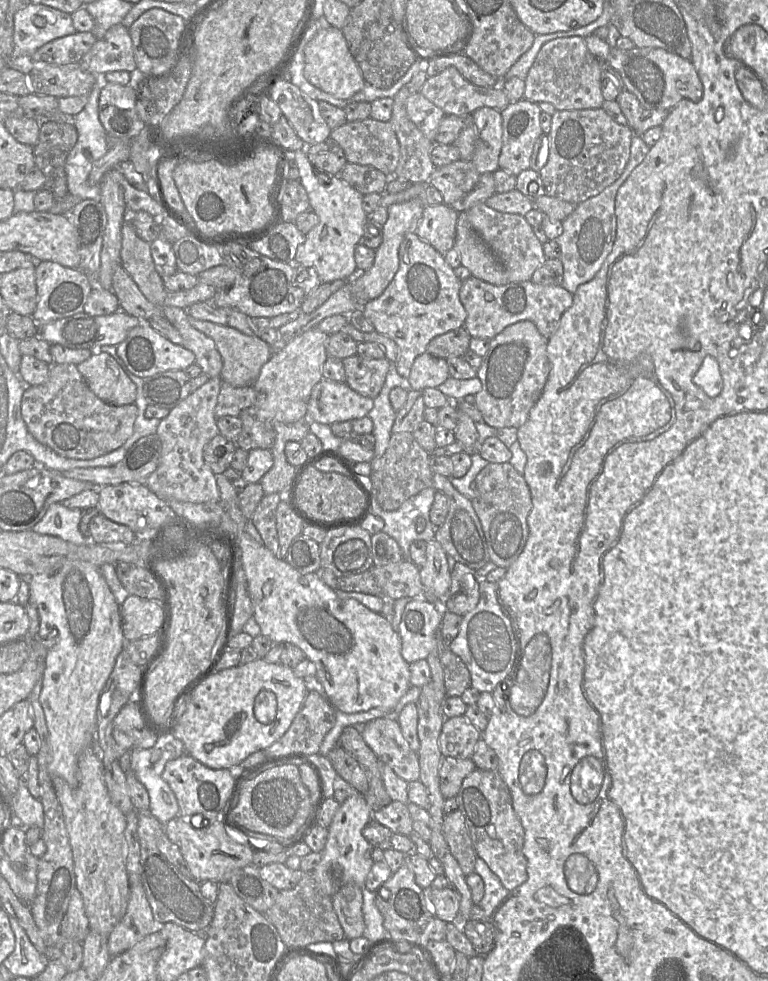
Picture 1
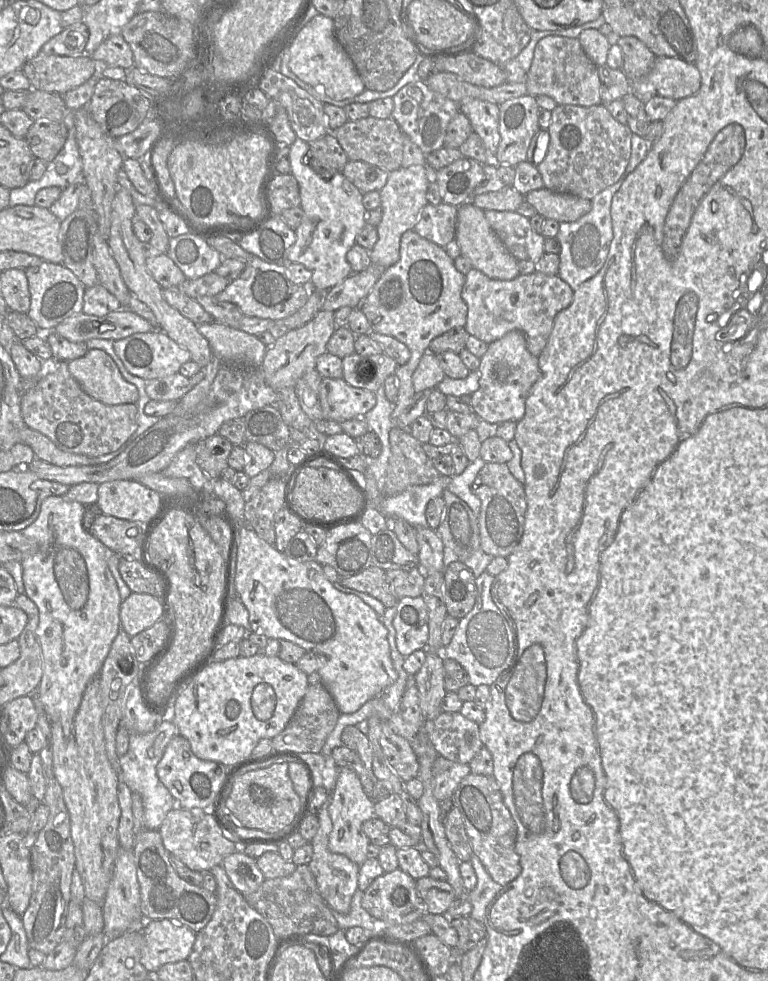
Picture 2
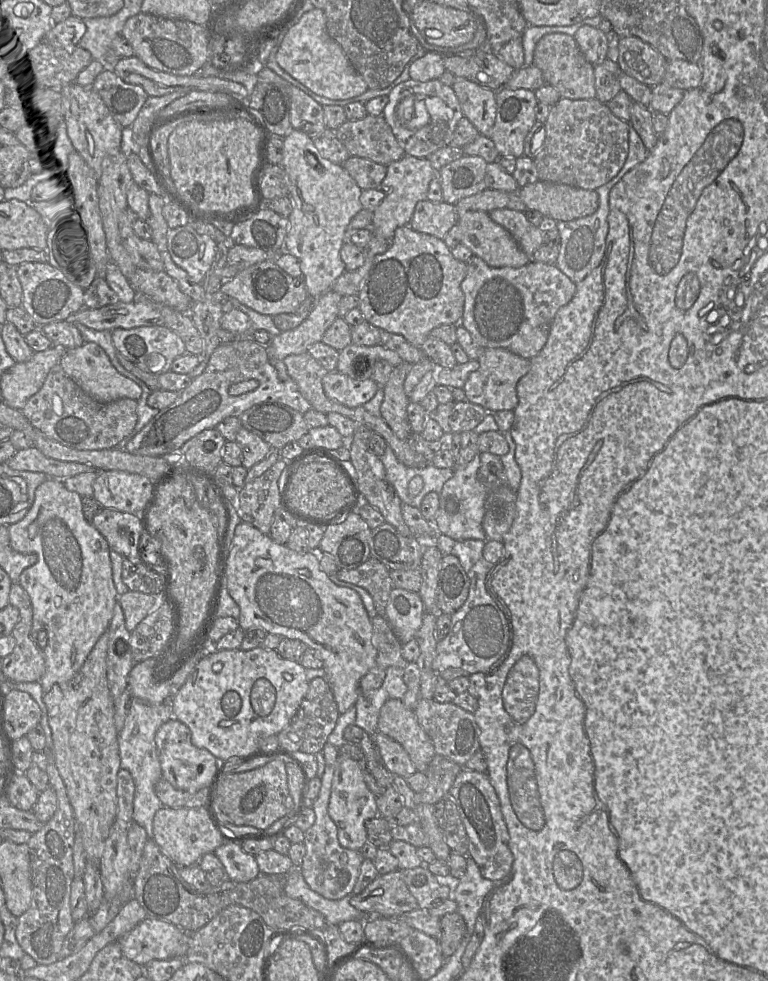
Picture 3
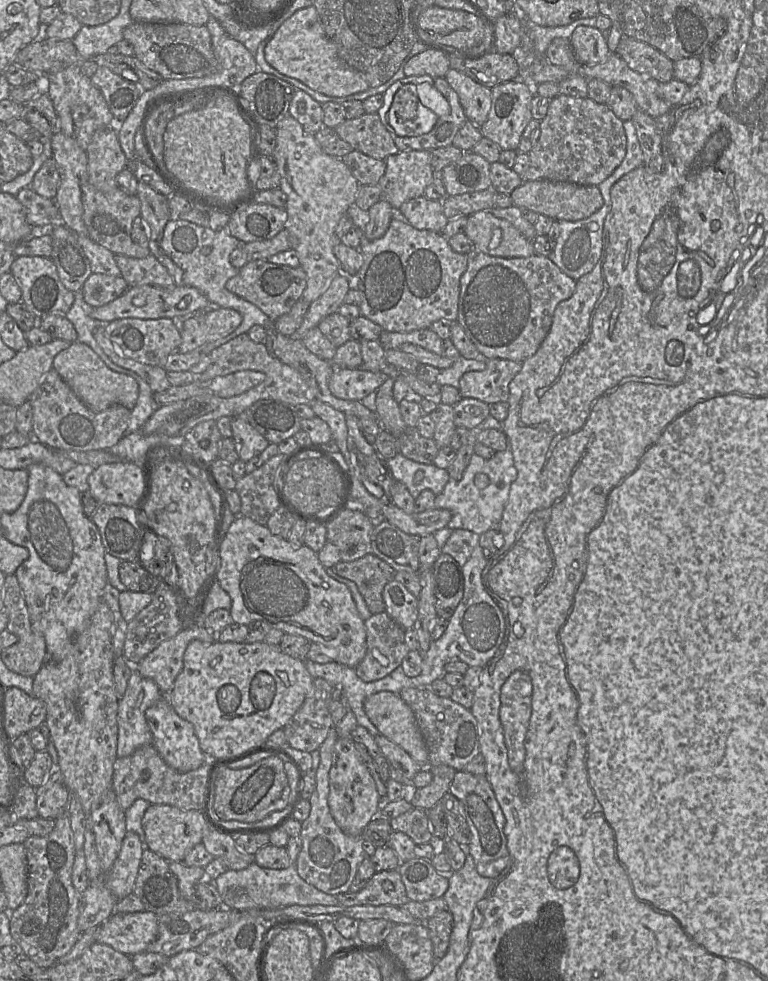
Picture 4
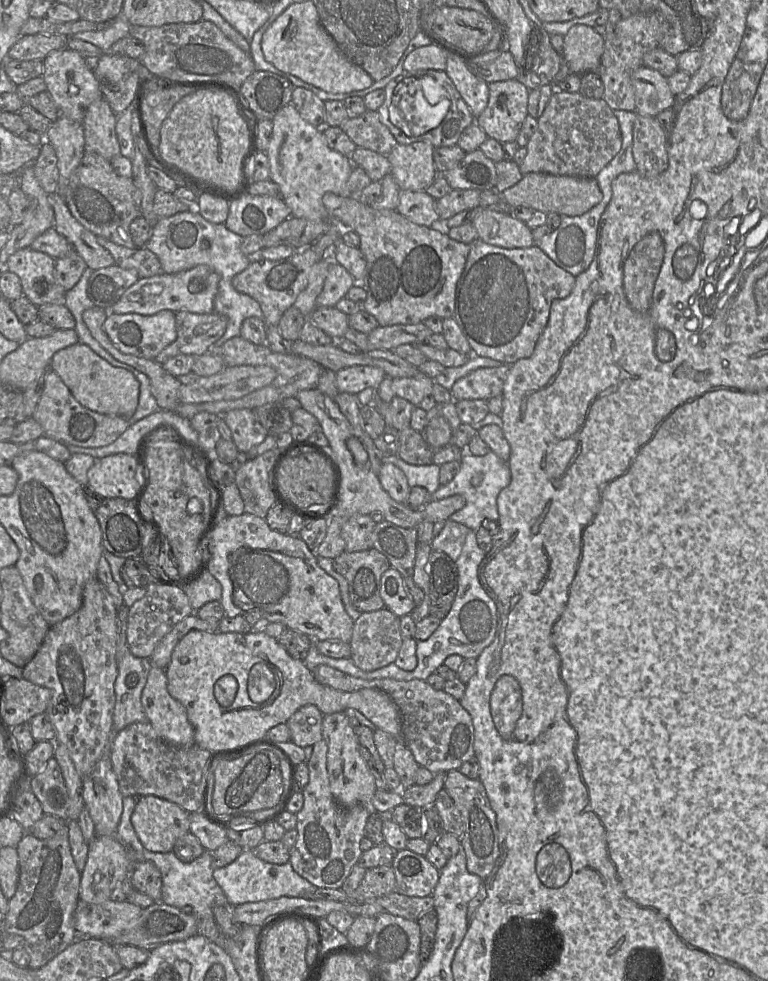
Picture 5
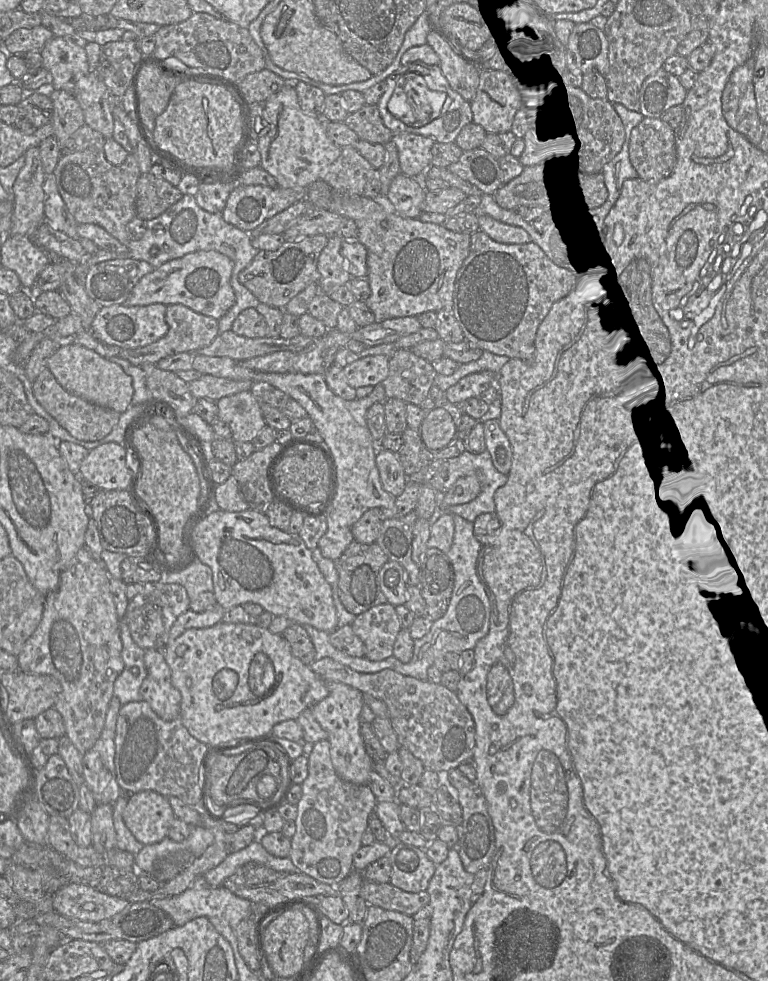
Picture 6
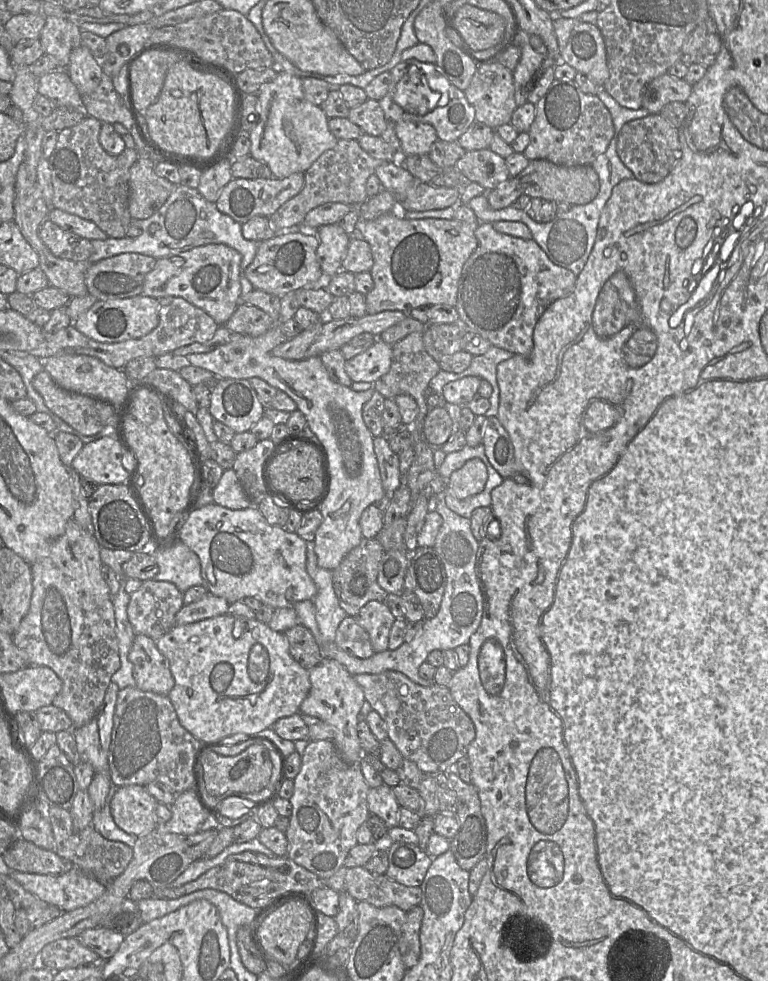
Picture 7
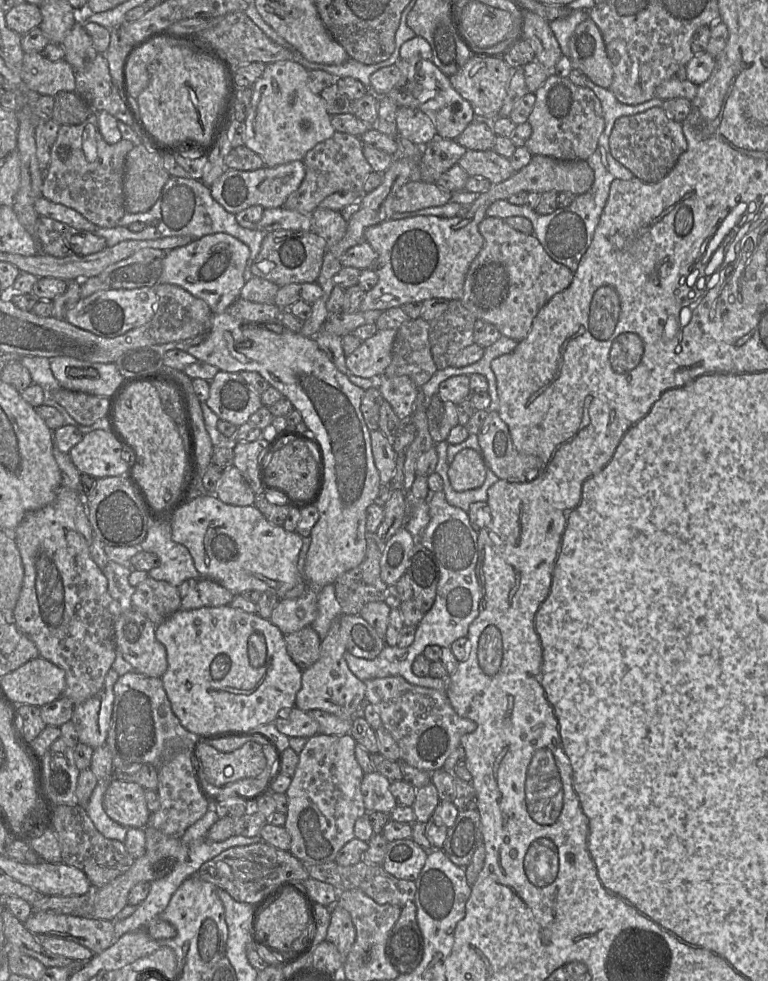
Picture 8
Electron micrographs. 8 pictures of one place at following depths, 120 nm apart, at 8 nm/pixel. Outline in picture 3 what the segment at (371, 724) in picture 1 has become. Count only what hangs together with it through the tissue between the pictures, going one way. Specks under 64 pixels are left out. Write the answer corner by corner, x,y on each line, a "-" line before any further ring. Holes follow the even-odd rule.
381,732
371,737
384,765
390,772
407,779
418,771
406,750
397,741

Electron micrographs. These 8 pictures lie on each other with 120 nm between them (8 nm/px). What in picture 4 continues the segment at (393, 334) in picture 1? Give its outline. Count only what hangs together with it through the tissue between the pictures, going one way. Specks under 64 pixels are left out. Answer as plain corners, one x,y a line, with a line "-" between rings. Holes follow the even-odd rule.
399,210
383,237
371,241
361,231
358,250
364,263
355,277
349,277
361,293
361,315
388,332
426,329
437,320
456,322
460,279
468,258
453,251
448,240
442,233
414,228
-
388,377
377,389
376,414
382,429
395,437
408,428
401,416
399,403
393,397
395,377

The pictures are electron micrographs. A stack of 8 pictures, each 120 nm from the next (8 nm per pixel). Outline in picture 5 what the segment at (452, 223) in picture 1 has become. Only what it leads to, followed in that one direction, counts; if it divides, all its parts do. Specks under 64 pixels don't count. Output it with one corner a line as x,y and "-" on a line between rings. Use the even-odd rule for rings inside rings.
400,190
396,211
415,224
430,227
440,219
435,201
425,191

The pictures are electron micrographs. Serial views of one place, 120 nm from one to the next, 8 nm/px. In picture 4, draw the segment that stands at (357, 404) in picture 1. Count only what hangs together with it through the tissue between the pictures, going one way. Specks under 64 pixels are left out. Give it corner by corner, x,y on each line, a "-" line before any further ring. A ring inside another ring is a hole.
335,368
328,387
330,392
343,400
360,401
381,386
388,377
361,368

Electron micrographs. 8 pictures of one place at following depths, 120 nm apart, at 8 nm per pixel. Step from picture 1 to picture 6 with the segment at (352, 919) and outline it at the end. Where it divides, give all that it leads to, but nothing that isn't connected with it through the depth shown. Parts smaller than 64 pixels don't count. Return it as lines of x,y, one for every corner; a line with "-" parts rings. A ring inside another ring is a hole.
328,739
313,745
308,756
308,775
301,784
301,791
301,798
296,805
296,830
290,839
291,850
288,857
302,873
324,884
338,886
353,870
353,857
363,846
361,839
368,829
369,816
375,811
378,801
368,784
354,784
338,776
332,764

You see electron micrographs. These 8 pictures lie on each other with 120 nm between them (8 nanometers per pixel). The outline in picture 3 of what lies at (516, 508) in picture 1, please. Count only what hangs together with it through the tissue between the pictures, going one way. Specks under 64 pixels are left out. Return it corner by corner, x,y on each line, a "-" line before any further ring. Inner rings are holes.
482,452
479,453
479,456
481,466
477,473
477,479
488,489
482,526
487,540
495,540
503,543
504,536
509,532
516,516
517,492
509,487
501,458
498,455

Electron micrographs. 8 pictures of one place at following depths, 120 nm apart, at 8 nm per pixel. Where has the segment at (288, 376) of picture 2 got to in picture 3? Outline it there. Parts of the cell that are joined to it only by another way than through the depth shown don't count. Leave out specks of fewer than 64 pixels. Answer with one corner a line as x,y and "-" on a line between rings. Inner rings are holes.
328,290
318,297
315,308
296,328
280,332
271,338
267,347
270,359
283,361
288,355
307,352
308,348
322,341
325,331
338,316
338,307
343,296

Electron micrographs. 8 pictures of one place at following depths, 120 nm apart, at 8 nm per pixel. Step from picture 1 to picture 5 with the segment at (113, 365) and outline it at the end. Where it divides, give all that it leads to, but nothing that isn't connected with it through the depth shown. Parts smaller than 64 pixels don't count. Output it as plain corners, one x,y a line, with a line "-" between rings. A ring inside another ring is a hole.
76,343
56,352
51,359
50,369
85,408
100,414
129,418
137,407
138,380
126,369
109,364
85,344

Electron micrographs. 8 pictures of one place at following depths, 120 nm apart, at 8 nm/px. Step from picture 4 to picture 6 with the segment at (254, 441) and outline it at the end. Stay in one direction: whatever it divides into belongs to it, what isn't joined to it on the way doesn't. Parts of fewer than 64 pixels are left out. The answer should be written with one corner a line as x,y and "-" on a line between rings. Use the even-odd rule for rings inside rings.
242,391
216,401
217,418
226,423
233,442
252,442
266,426
257,391

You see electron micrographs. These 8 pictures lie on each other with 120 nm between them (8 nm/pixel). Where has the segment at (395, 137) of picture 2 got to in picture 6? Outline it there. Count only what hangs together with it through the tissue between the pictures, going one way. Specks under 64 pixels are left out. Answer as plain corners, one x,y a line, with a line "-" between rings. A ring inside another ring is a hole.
366,104
358,111
348,114
344,123
360,140
372,144
385,145
394,136
394,133
384,125
377,105

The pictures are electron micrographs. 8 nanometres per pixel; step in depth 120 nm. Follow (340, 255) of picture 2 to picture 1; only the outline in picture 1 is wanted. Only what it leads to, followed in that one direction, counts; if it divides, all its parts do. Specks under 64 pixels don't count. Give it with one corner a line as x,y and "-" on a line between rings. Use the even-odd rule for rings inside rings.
305,150
294,152
294,162
299,170
299,181
307,192
310,208
318,217
318,224
305,235
305,241
297,247
294,260
304,267
314,268
321,283
351,280
358,274
354,250
361,242
368,218
362,208
363,195
339,175
332,176
329,184
322,184
318,171
308,160

